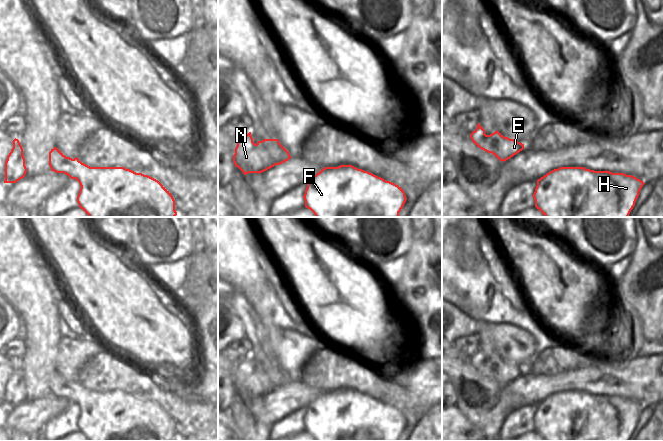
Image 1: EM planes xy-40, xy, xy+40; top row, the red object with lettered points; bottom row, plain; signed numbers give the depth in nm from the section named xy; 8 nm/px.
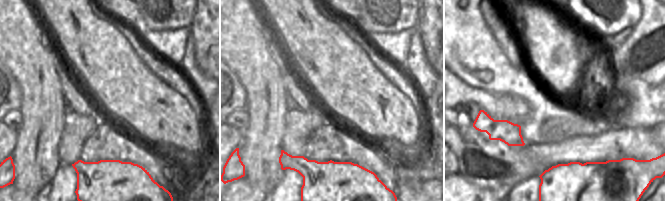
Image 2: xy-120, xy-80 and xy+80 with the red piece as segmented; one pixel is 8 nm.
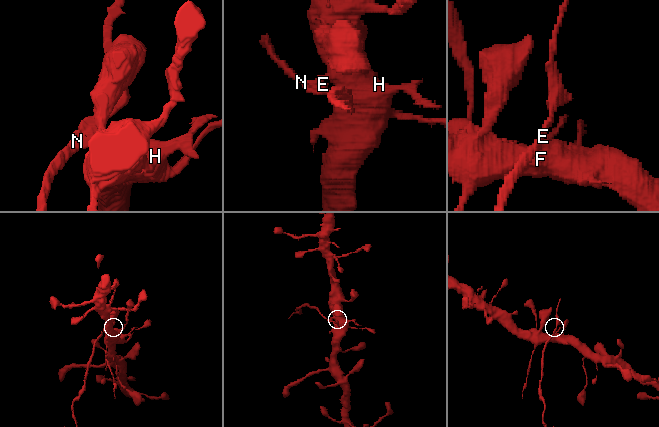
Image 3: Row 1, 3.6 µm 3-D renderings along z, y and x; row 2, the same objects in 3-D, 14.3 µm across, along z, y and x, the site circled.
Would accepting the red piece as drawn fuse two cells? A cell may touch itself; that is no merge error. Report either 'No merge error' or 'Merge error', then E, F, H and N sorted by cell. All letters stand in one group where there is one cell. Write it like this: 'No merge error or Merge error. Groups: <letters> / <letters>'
Merge error. Groups: E N / F H

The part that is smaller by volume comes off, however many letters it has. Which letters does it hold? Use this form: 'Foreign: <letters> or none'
Foreign: E, N

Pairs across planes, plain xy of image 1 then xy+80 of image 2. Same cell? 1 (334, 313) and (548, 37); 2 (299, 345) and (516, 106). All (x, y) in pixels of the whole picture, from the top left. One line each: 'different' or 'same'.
1: same
2: same

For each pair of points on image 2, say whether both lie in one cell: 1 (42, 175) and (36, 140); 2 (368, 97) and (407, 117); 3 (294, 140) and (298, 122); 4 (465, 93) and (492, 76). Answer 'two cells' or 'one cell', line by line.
1: one cell
2: one cell
3: one cell
4: two cells

